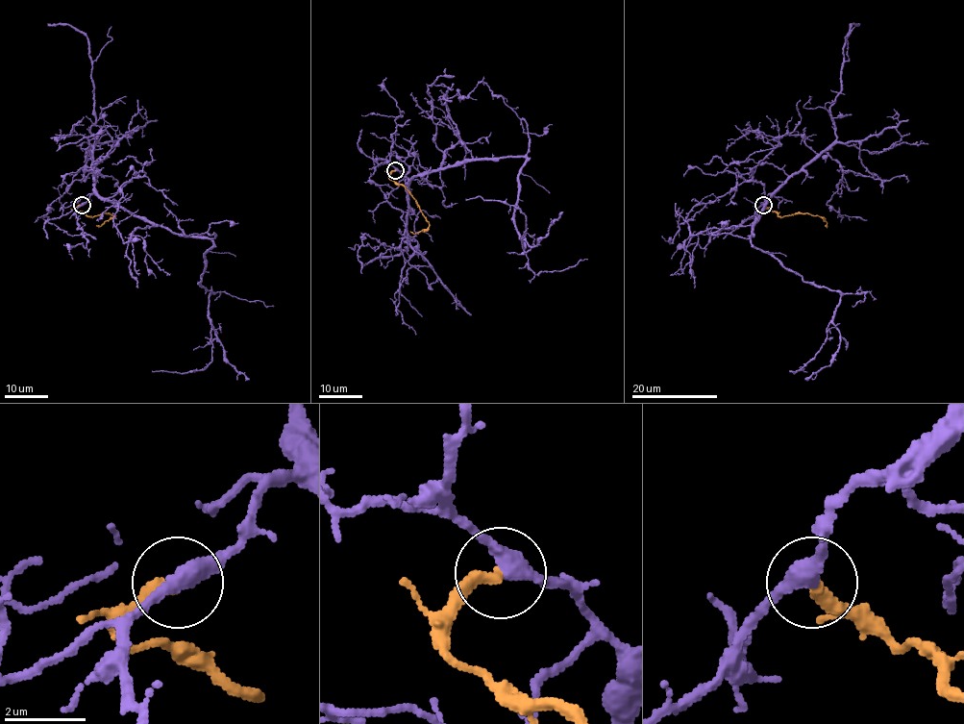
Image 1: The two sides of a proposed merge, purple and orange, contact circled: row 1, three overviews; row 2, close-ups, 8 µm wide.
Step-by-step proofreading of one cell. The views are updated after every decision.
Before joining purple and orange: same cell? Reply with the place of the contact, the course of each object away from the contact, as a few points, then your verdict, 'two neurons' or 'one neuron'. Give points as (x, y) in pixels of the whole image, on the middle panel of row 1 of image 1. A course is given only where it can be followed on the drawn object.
at (395, 170); purple runs (395, 170), (412, 178), (473, 160), (526, 158), (514, 212), (523, 246), (526, 216), (518, 209), (466, 198); orange runs (395, 170), (390, 179), (400, 184), (414, 199), (429, 223), (418, 234), (410, 232); two neurons

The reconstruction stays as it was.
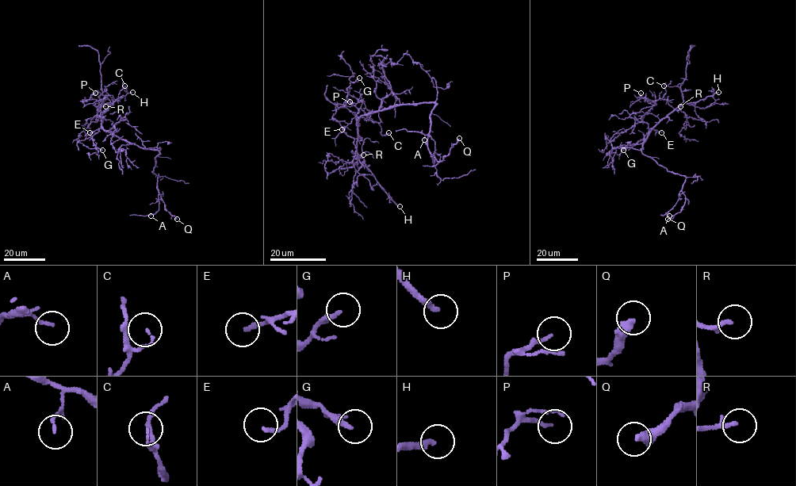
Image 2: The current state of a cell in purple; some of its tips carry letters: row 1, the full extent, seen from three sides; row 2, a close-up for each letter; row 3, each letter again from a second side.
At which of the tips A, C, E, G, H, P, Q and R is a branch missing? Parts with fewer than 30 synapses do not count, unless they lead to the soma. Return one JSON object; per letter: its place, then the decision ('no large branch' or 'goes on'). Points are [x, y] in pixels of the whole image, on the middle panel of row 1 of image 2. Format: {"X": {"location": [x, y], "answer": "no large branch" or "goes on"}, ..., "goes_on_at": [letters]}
{"A": {"location": [424, 139], "answer": "no large branch"}, "C": {"location": [388, 132], "answer": "no large branch"}, "E": {"location": [342, 129], "answer": "no large branch"}, "G": {"location": [359, 78], "answer": "no large branch"}, "H": {"location": [399, 206], "answer": "goes on"}, "P": {"location": [350, 101], "answer": "no large branch"}, "Q": {"location": [459, 138], "answer": "goes on"}, "R": {"location": [363, 154], "answer": "goes on"}, "goes_on_at": ["H", "Q", "R"]}

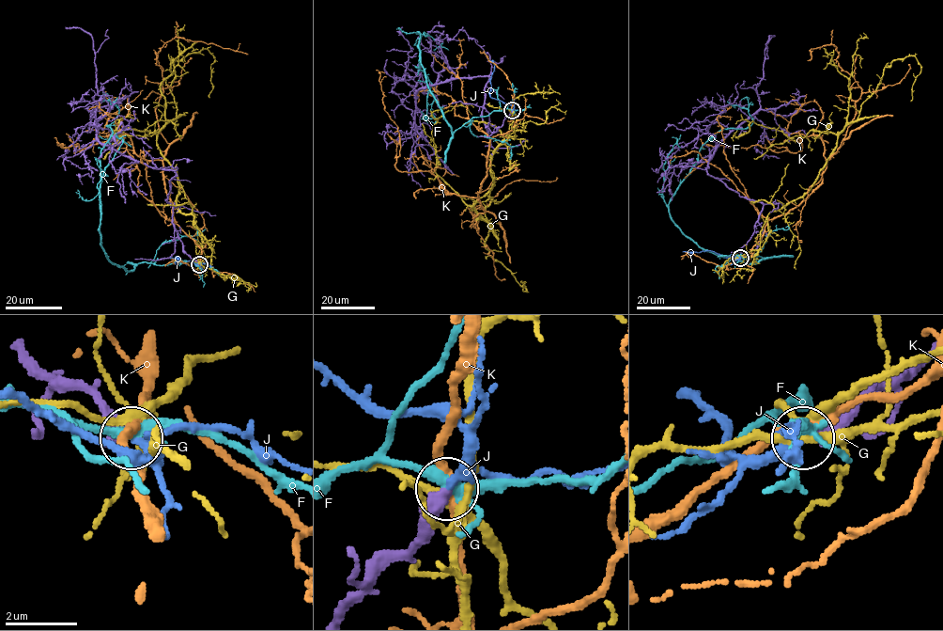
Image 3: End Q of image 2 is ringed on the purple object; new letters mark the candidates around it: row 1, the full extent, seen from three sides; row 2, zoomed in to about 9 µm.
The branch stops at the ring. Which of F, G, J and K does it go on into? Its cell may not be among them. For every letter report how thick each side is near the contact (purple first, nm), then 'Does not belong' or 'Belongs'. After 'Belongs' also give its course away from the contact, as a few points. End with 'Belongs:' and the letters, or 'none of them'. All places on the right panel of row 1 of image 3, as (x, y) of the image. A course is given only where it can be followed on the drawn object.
F: Thickness 460 nm (purple) against 280 nm. Does not belong
G: Thickness 500 nm (purple) against 200 nm. Does not belong
J: Thickness 460 nm (purple) against 240 nm. Belongs. Its course: (740, 258), (735, 259), (733, 255), (726, 258), (710, 250), (682, 252)
K: Thickness 480 nm (purple) against 240 nm. Does not belong
Belongs: J

